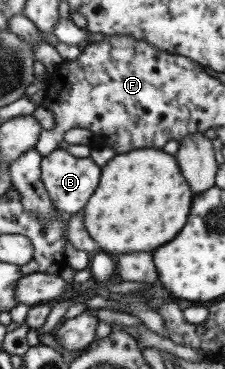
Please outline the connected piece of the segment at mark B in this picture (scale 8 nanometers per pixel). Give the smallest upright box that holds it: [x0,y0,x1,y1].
[41,148,102,216]

